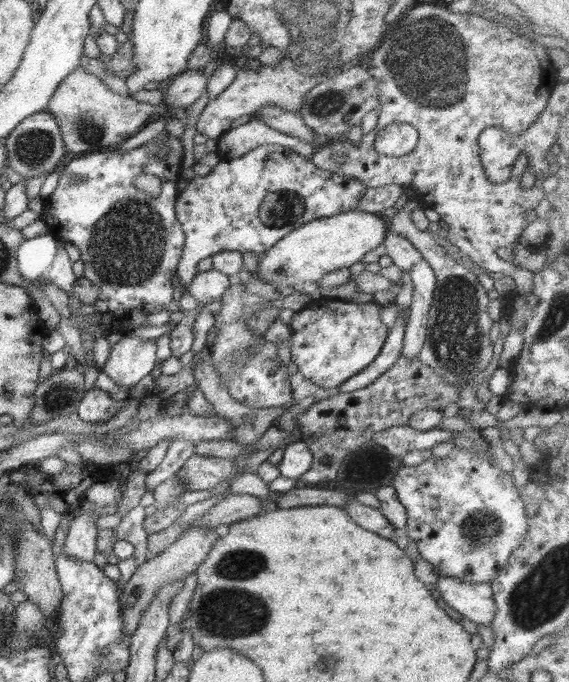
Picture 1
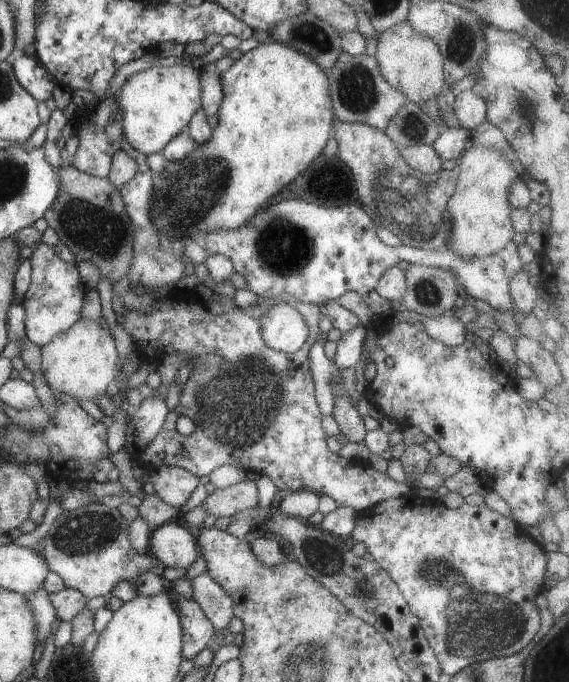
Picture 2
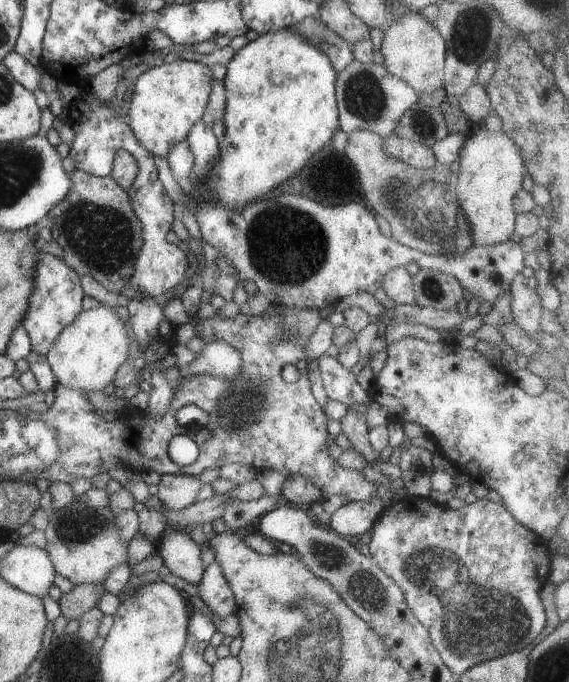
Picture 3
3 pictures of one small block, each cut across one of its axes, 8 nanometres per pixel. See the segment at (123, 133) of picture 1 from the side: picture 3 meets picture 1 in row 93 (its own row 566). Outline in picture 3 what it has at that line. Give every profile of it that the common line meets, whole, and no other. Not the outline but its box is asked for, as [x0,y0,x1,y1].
[45,501,128,586]

